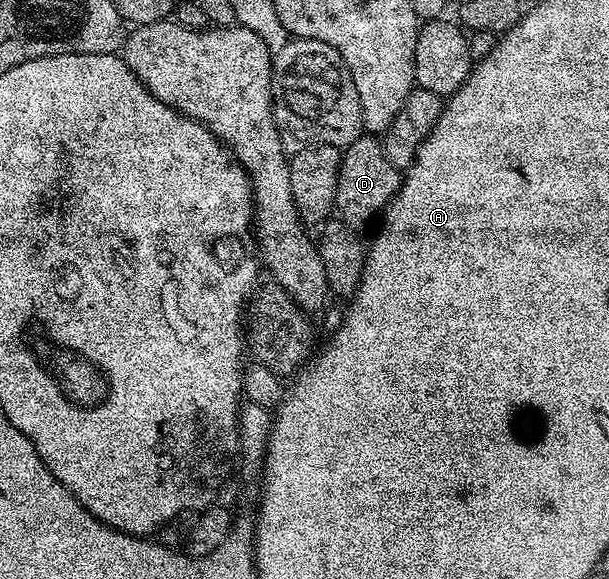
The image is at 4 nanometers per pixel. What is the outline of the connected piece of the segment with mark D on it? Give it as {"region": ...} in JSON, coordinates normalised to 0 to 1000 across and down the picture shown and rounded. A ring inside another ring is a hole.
{"region":[[[594,231],[586,242],[568,250],[558,271],[550,371],[568,390],[598,397],[649,342],[658,309],[658,292],[650,290],[640,273],[634,273],[629,247],[616,233]]]}

